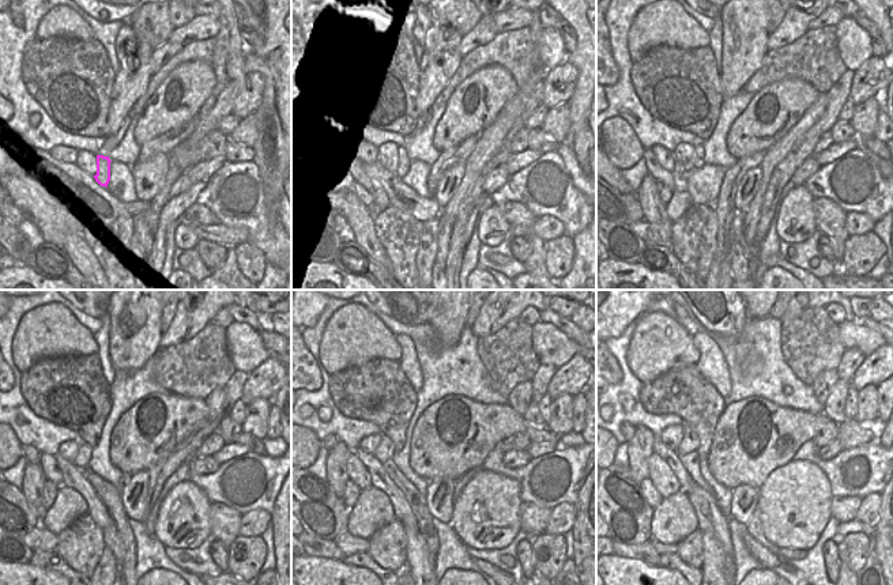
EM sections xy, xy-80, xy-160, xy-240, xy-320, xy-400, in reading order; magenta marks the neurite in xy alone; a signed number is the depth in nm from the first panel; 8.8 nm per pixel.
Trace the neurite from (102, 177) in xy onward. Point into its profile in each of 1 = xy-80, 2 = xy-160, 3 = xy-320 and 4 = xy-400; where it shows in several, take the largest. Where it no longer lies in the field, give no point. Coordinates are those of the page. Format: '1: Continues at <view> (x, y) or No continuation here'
1: Continues at xy-80 (404, 162)
2: Continues at xy-160 (699, 150)
3: Continues at xy-320 (385, 450)
4: Continues at xy-400 (690, 442)

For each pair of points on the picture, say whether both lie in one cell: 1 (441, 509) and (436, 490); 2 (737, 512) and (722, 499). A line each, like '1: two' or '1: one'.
1: one
2: two

